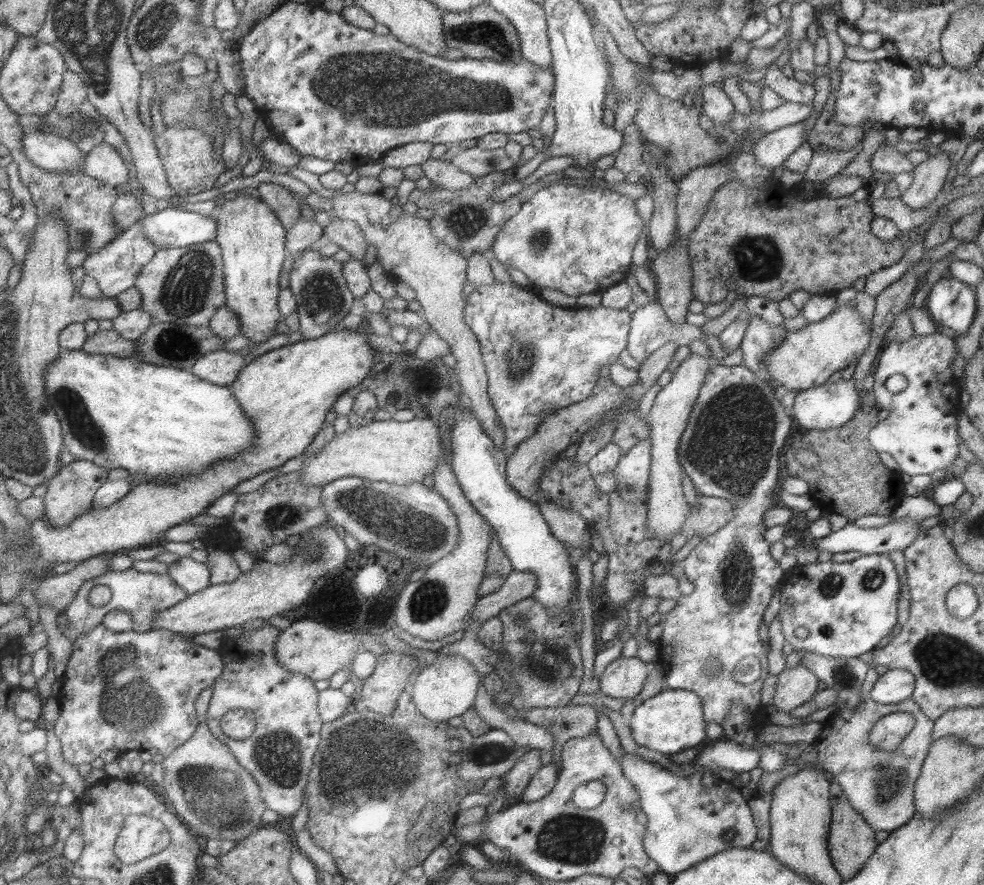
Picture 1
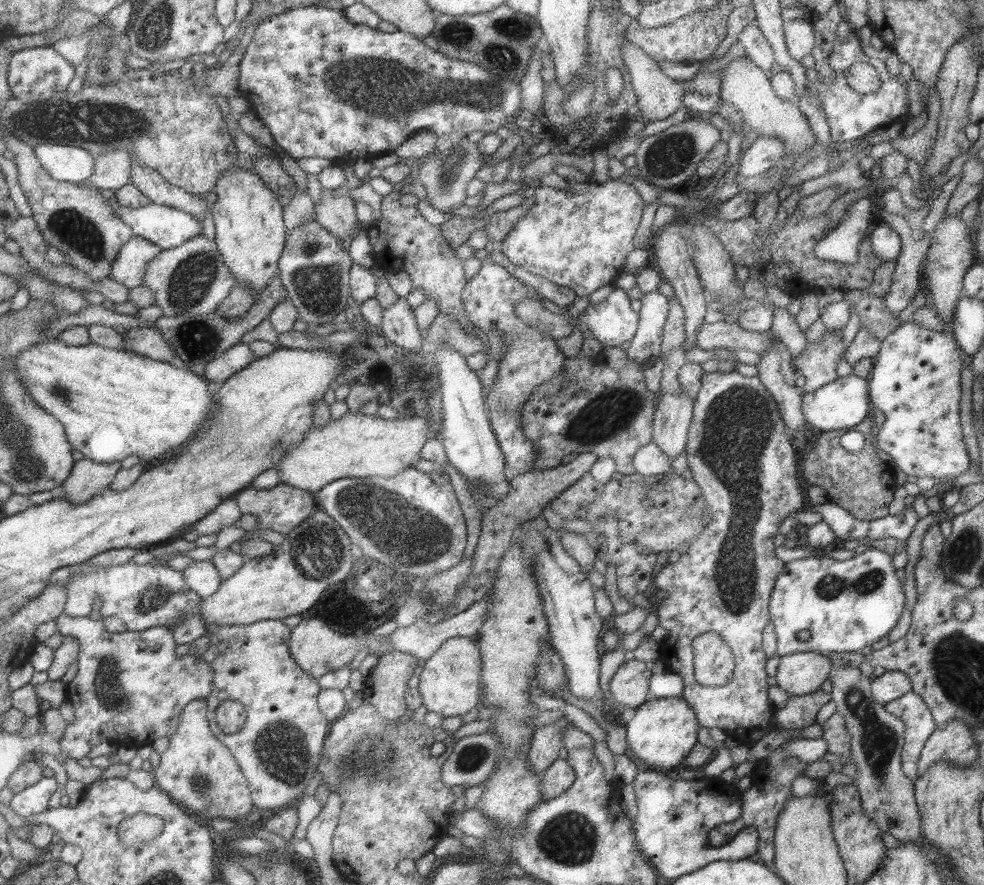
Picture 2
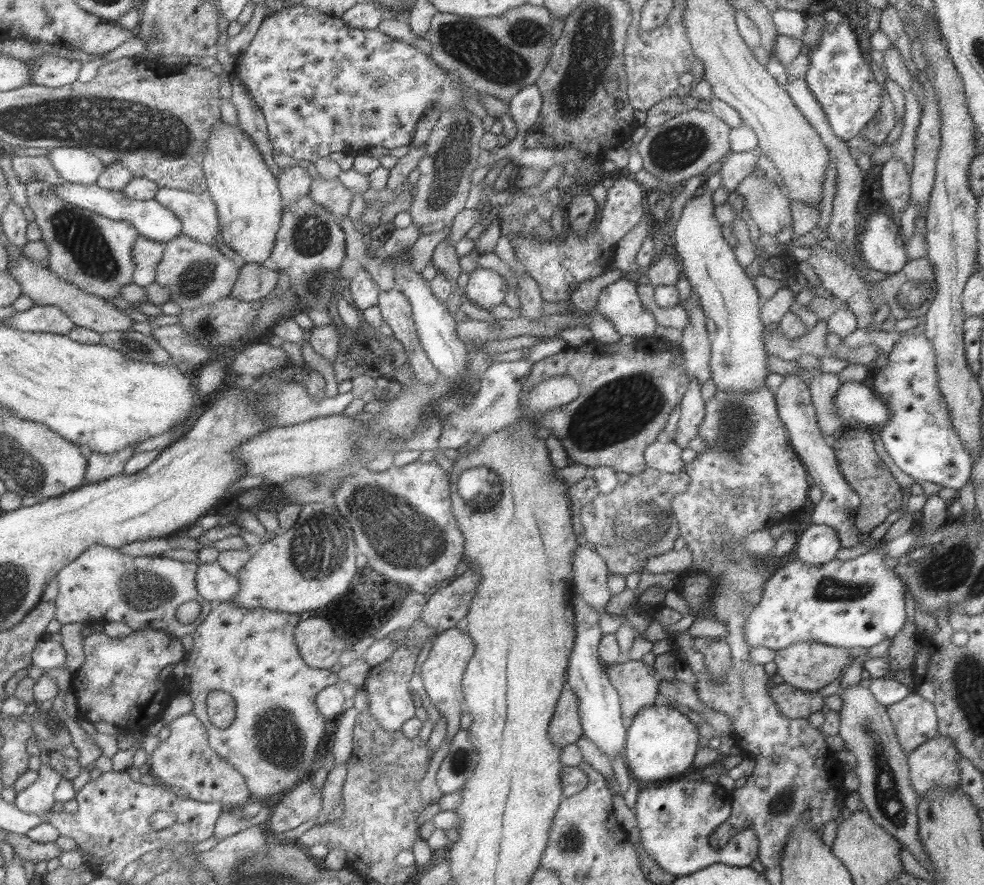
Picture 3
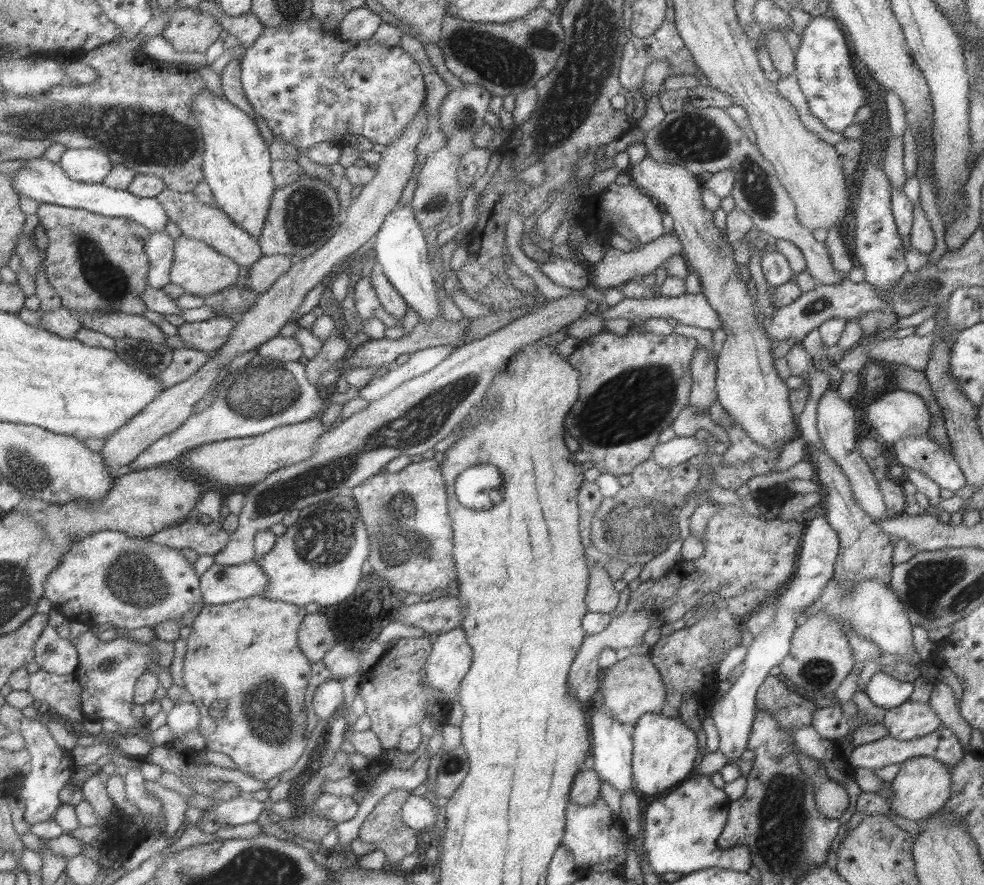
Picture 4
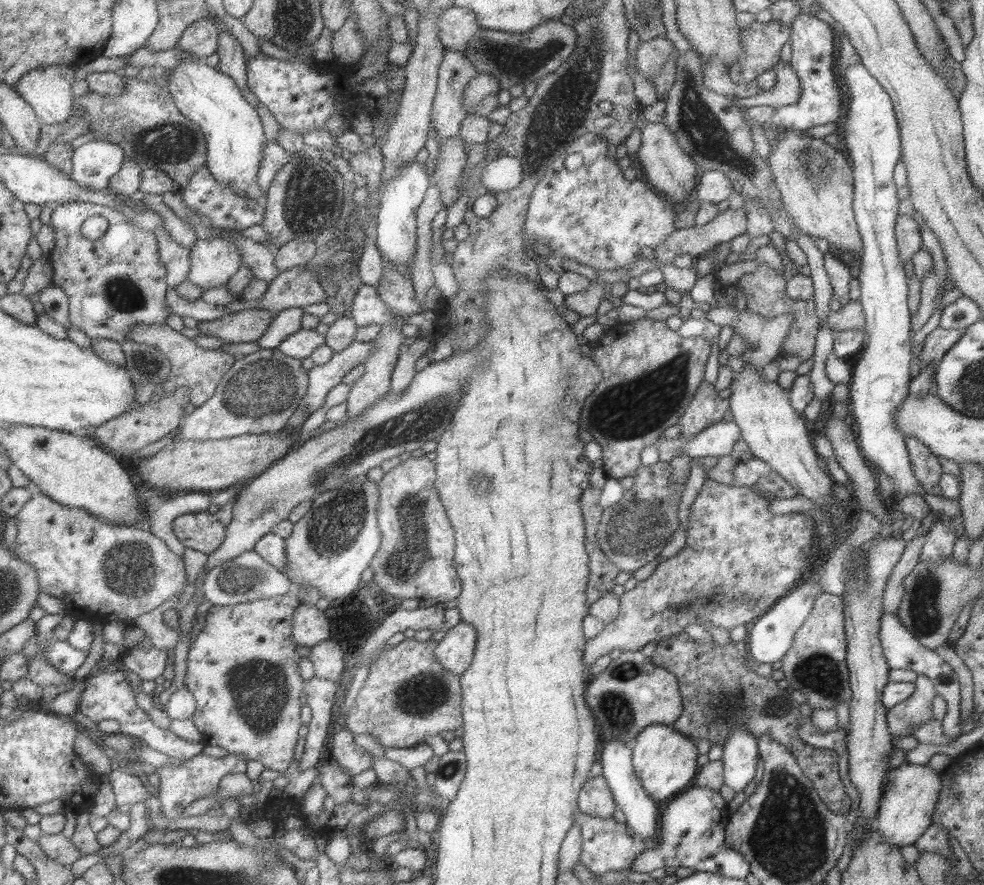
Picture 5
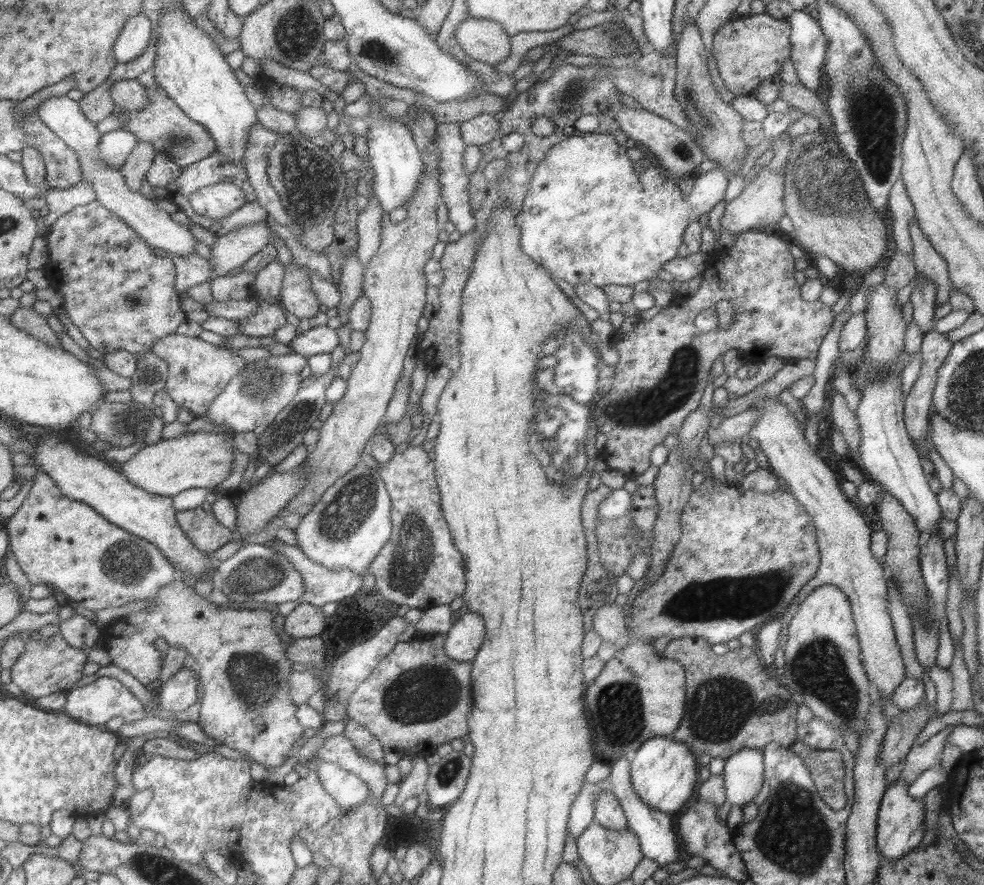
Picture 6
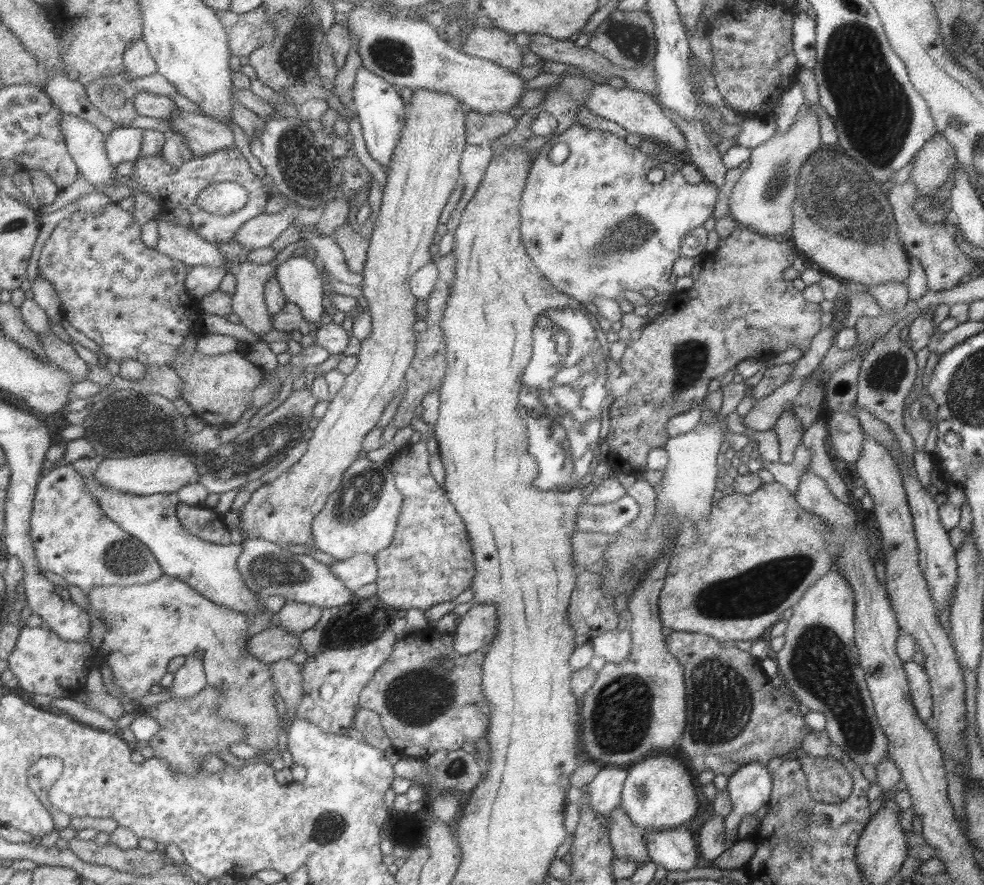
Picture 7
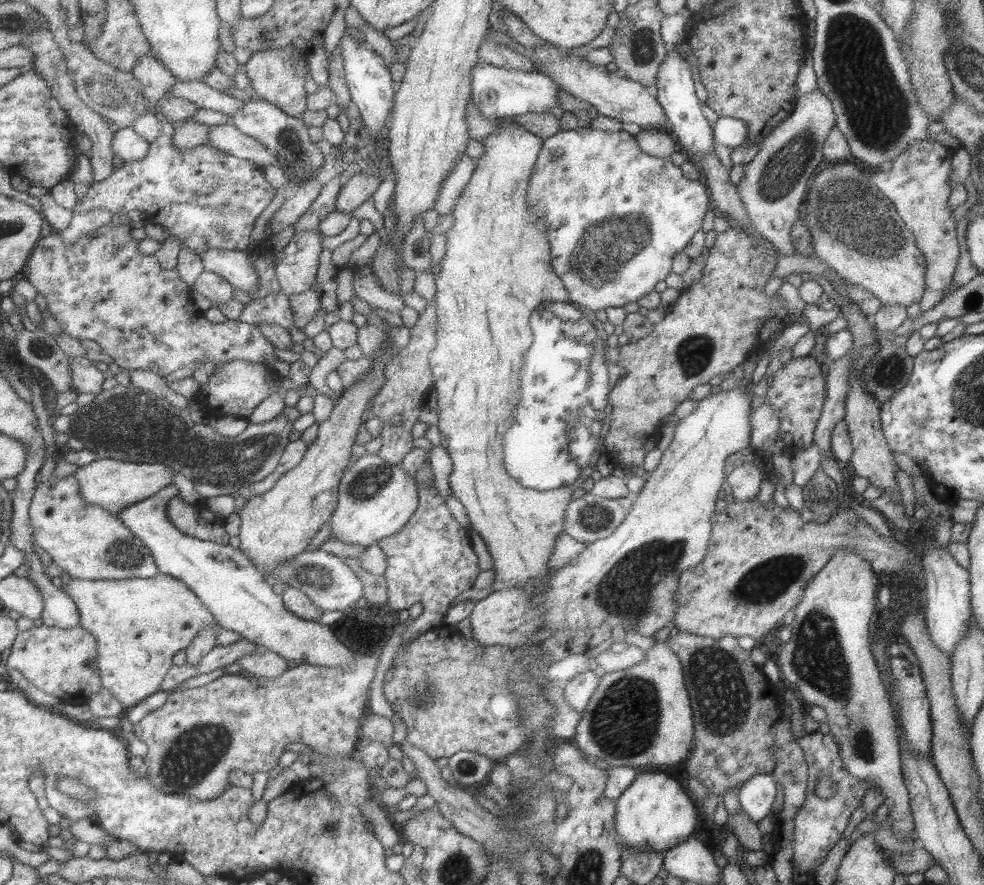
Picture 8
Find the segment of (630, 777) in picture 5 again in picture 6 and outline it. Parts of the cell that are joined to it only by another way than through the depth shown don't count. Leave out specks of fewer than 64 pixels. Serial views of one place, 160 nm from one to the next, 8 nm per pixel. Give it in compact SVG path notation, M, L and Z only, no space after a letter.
M624 756L615 758L610 767L608 780L609 789L616 796L617 803L619 803L624 816L627 818L627 829L637 837L642 856L650 858L659 866L680 860L683 849L681 849L678 834L675 832L673 820L669 815L645 806L645 802L641 802L637 798L638 796L634 793L630 781L630 761Z

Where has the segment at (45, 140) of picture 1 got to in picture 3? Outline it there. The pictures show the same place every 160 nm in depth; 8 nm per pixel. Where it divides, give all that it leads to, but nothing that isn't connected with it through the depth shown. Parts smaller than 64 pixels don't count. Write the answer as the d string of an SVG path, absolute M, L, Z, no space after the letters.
M54 148L49 150L47 157L66 183L95 185L107 168L101 158L84 148Z

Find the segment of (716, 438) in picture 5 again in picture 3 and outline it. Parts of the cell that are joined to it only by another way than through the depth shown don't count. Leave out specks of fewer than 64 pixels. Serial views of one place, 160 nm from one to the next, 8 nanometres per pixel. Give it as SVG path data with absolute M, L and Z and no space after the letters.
M660 438L646 446L643 451L645 467L657 470L661 473L673 474L683 469L679 448L672 440Z

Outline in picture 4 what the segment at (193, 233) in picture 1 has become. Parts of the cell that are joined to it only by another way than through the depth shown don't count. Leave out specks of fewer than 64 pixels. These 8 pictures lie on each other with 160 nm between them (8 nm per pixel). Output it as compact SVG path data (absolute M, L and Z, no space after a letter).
M45 157L26 160L22 168L13 175L13 186L25 198L39 204L53 204L75 209L86 209L105 217L127 217L139 222L149 233L164 231L168 223L167 212L154 197L140 198L128 190L117 190L105 184L92 184L72 179L61 163L51 162Z

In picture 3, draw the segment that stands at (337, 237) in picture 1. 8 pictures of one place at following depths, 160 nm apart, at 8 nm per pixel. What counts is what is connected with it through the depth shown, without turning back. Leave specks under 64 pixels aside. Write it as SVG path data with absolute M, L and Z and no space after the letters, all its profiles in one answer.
M319 177L310 180L309 197L313 203L327 209L335 218L347 217L353 193L343 187L337 179L323 181Z

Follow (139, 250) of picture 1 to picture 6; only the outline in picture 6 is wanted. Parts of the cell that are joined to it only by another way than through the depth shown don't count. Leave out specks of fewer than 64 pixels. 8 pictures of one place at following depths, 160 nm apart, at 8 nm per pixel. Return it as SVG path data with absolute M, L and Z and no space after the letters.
M161 250L161 256L173 260L176 264L176 282L175 289L177 291L186 292L191 286L202 282L209 282L213 279L209 260L199 255L187 254L187 256L173 256L165 250Z

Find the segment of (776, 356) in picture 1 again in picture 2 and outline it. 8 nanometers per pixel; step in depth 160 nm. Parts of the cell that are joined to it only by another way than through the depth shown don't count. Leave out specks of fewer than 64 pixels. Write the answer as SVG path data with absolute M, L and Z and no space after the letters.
M829 330L817 344L807 343L802 353L792 358L796 376L804 378L805 392L817 390L838 377L835 375L835 365L847 350L841 342L841 332Z

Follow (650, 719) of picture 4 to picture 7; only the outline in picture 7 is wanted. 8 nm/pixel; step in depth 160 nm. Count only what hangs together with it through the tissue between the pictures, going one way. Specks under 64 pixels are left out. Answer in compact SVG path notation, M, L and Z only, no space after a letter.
M671 752L649 753L627 770L620 794L620 808L643 829L670 829L688 823L697 814L697 794L691 773Z

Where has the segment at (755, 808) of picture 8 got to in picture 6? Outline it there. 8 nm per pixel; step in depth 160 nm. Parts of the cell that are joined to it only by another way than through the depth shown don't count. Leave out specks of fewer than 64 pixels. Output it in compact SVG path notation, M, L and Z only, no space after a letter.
M741 748L724 760L722 777L725 796L731 806L743 807L751 802L764 781L762 750Z

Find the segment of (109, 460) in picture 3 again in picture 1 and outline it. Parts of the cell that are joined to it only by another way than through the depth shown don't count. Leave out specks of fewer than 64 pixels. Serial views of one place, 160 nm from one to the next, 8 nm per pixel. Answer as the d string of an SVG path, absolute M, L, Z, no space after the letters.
M76 459L64 466L63 470L48 482L47 493L44 496L46 518L50 525L56 528L69 526L79 515L89 511L93 506L97 489L107 480L109 480L109 469L88 460Z

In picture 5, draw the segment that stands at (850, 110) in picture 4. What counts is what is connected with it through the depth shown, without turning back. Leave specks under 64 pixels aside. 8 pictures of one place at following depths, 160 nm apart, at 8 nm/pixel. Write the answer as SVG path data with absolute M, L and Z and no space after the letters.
M799 13L790 26L791 33L791 68L799 81L799 96L790 105L778 107L772 117L773 128L807 130L827 122L839 123L841 120L841 90L833 75L833 34L831 26L814 15Z

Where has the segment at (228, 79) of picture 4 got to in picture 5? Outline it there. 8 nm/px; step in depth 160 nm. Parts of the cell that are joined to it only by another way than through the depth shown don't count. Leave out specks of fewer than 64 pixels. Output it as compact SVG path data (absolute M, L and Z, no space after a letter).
M227 30L217 34L216 53L219 61L215 68L234 80L240 92L243 92L248 87L246 85L247 57L244 57L239 41L235 40Z

